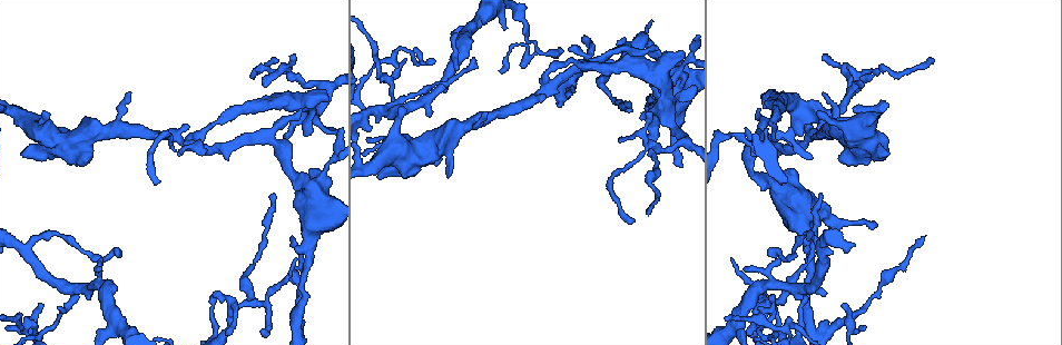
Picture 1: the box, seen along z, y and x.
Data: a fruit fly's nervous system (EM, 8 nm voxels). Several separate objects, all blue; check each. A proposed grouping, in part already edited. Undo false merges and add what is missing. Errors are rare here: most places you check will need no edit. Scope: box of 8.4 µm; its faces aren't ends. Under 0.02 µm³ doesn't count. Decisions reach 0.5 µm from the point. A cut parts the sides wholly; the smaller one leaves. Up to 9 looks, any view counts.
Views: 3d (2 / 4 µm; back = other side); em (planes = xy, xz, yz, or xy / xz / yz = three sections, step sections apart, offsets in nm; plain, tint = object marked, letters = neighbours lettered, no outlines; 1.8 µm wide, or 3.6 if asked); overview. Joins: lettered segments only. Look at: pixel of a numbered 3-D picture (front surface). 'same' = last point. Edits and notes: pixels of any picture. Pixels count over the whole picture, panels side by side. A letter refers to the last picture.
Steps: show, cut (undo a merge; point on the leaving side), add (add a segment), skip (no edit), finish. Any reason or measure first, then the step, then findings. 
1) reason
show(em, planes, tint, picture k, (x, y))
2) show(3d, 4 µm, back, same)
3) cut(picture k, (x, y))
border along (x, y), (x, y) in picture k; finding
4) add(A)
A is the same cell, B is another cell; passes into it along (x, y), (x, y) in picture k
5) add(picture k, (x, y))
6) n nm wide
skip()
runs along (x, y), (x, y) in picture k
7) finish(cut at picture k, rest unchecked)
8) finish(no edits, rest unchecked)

show(em, 3.6 µm, planes, tint, picture 1, (789, 197))

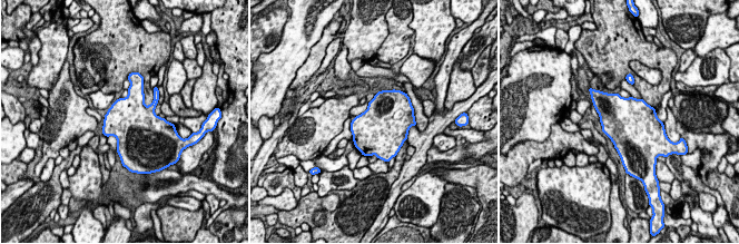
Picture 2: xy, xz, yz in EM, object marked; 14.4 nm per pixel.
what lies round it
show(em, 3.6 µm, planes, letters, same)

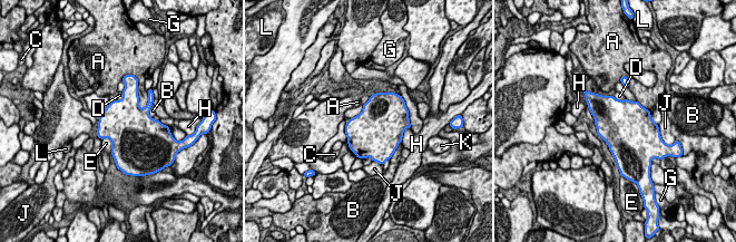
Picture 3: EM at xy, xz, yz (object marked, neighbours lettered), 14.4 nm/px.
skip()
A, B, C, D, E, G, H, J, K and L are other cells; border along (363, 105), (363, 108), (350, 119) in picture 3; continuous, no second neuron

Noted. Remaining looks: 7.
sharp bend
show(em, 3.6 µm, xy, step 4, plain, picture 1, (776, 302))

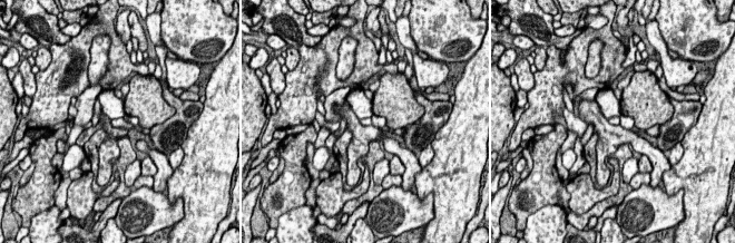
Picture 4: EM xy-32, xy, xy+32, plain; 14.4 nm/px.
show(em, 3.6 µm, xy, step 4, tint, same)

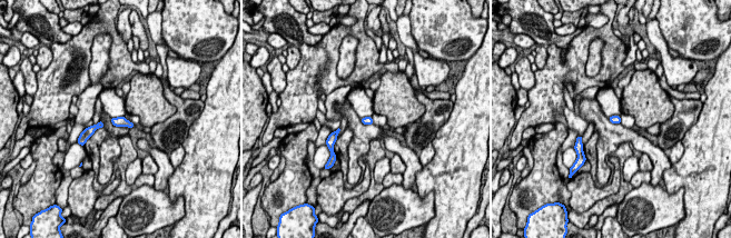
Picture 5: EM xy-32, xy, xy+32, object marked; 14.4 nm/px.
what lies round it
show(em, 3.6 µm, xy, step 4, letters, same)

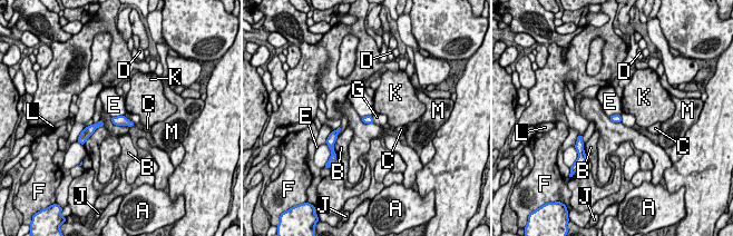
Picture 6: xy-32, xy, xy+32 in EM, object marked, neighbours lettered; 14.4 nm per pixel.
130 nm wide
skip()
A, B, C, D, E, F, G, J, K, L and M are other cells; border along (123, 114), (111, 117) in picture 6; one neuron here

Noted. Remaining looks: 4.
free end
show(em, 3.6 µm, yz, step 8, letters, picture 1, (302, 109))

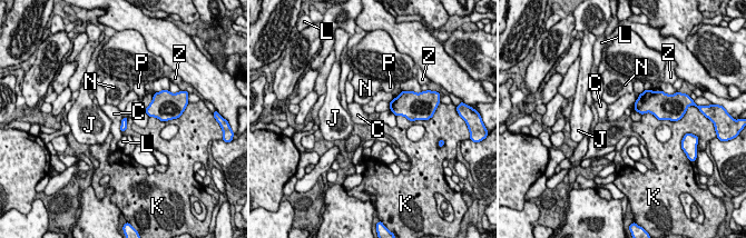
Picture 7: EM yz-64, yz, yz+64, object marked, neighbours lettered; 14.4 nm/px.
skip()
C, J, K, L, N, P and Z are other cells; border along (124, 117), (120, 124), (120, 131) in picture 7; none of them fits

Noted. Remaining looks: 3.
three-way junction
show(em, planes, letters, picture 1, (29, 327))

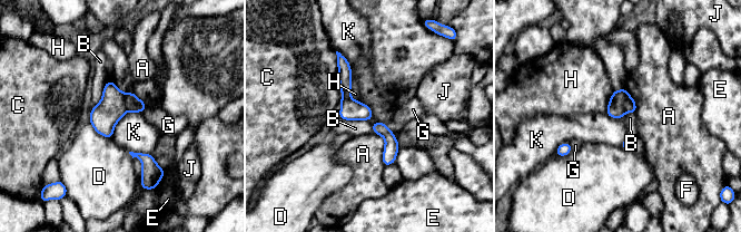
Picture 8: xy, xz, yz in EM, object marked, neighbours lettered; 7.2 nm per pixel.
K touches over 400 nm
cut(picture 8, (104, 116))
A, B, C, D, E, F, G, H, J and K are other cells; two neurons meet here

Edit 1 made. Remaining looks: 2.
finish(cut at picture 8, rest unchecked)

